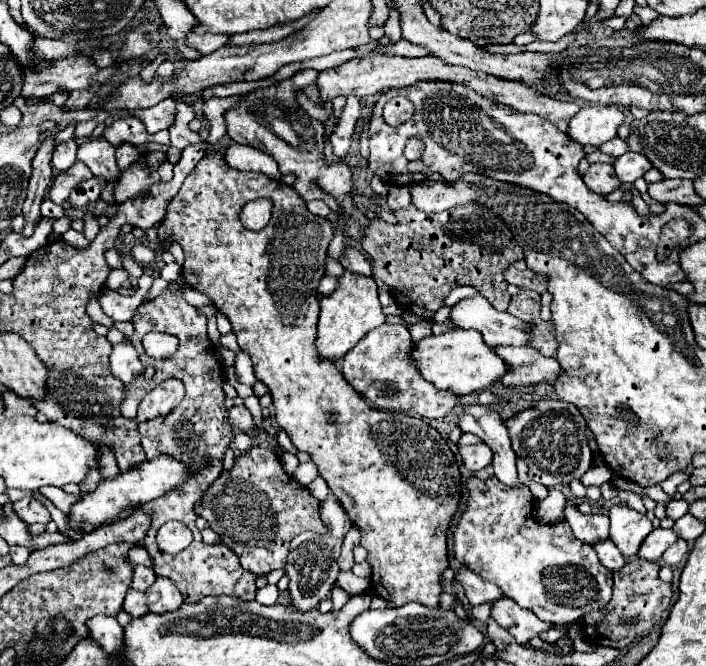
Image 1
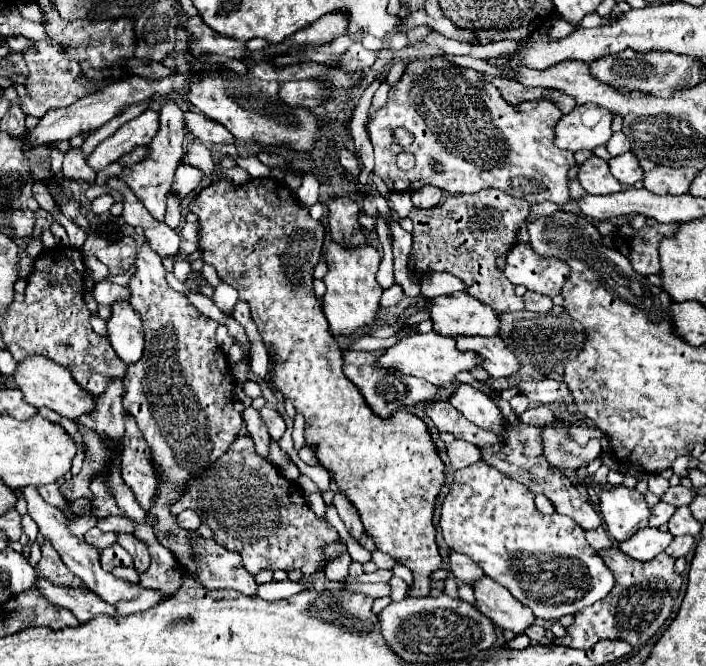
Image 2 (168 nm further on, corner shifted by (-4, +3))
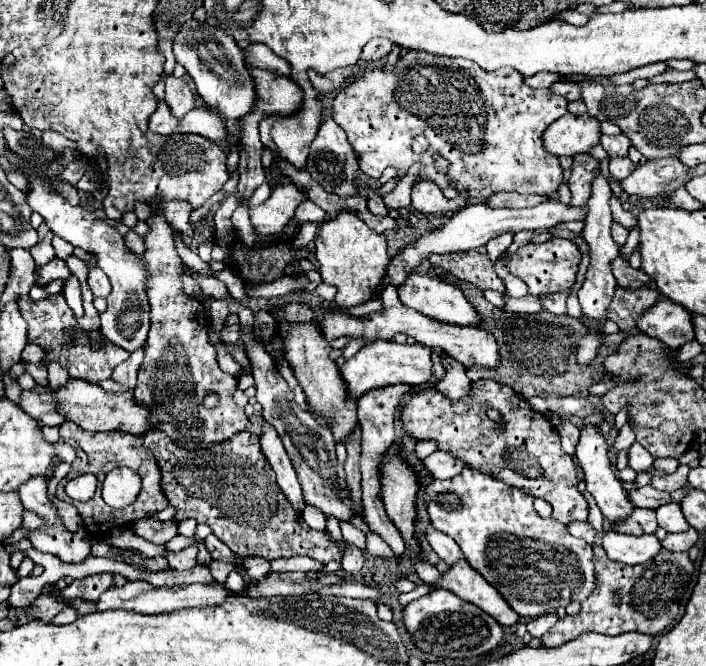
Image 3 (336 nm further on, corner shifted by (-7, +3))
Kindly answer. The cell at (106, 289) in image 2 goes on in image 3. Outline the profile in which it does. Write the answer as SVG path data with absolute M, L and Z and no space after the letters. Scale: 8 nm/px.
M92 268L88 272L88 286L94 296L106 298L110 292L110 280L108 280L108 276L104 276L104 272L100 268Z

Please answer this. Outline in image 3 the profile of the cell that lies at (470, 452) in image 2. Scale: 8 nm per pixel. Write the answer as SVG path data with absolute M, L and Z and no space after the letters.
M434 452L422 460L422 466L430 472L430 476L434 480L444 480L444 478L456 476L466 464L462 460L450 456L448 452Z

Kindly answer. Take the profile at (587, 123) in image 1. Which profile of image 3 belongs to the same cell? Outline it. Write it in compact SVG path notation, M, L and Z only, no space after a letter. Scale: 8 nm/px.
M564 114L544 130L544 150L554 156L574 156L600 144L600 122L588 114Z

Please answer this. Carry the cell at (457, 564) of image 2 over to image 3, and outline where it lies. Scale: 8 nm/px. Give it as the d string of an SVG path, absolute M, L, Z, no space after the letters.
M432 526L426 528L426 540L430 542L430 546L434 548L434 552L436 552L448 566L462 558L462 552L460 552L458 544L456 544L450 536L446 536L444 532L440 532L440 530L432 528Z

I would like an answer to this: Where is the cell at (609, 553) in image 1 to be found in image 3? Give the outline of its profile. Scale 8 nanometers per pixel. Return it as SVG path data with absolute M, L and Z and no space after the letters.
M570 522L568 532L576 538L582 538L588 544L594 544L598 540L598 534L592 530L592 526L588 522Z

